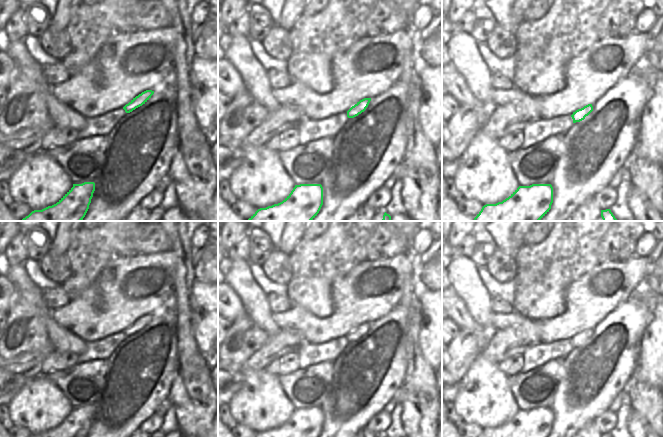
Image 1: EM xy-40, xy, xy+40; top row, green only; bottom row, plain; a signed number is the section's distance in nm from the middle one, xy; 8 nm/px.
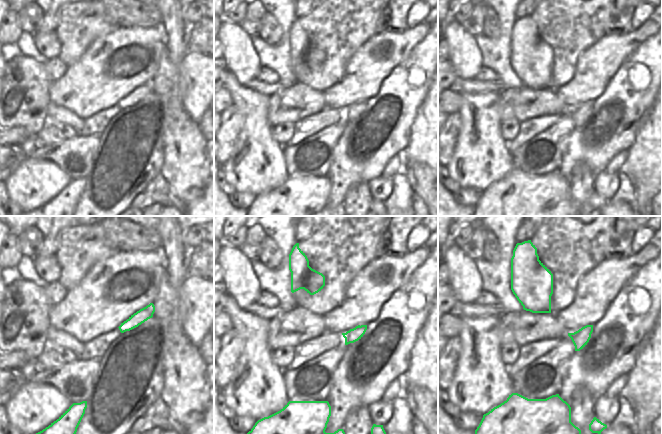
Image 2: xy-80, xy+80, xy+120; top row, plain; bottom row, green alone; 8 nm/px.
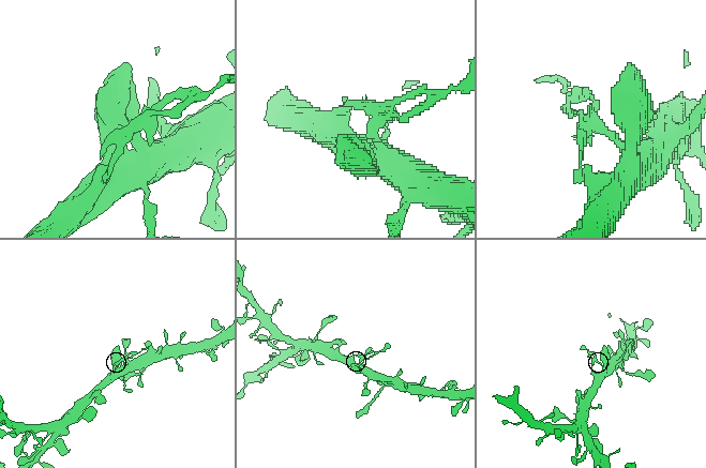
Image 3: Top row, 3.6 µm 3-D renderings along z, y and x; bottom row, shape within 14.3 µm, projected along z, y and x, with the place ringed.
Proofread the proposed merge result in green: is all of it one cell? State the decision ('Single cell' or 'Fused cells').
Fused cells

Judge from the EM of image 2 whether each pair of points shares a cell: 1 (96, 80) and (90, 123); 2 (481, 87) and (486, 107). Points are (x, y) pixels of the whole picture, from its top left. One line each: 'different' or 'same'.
1: different
2: different

